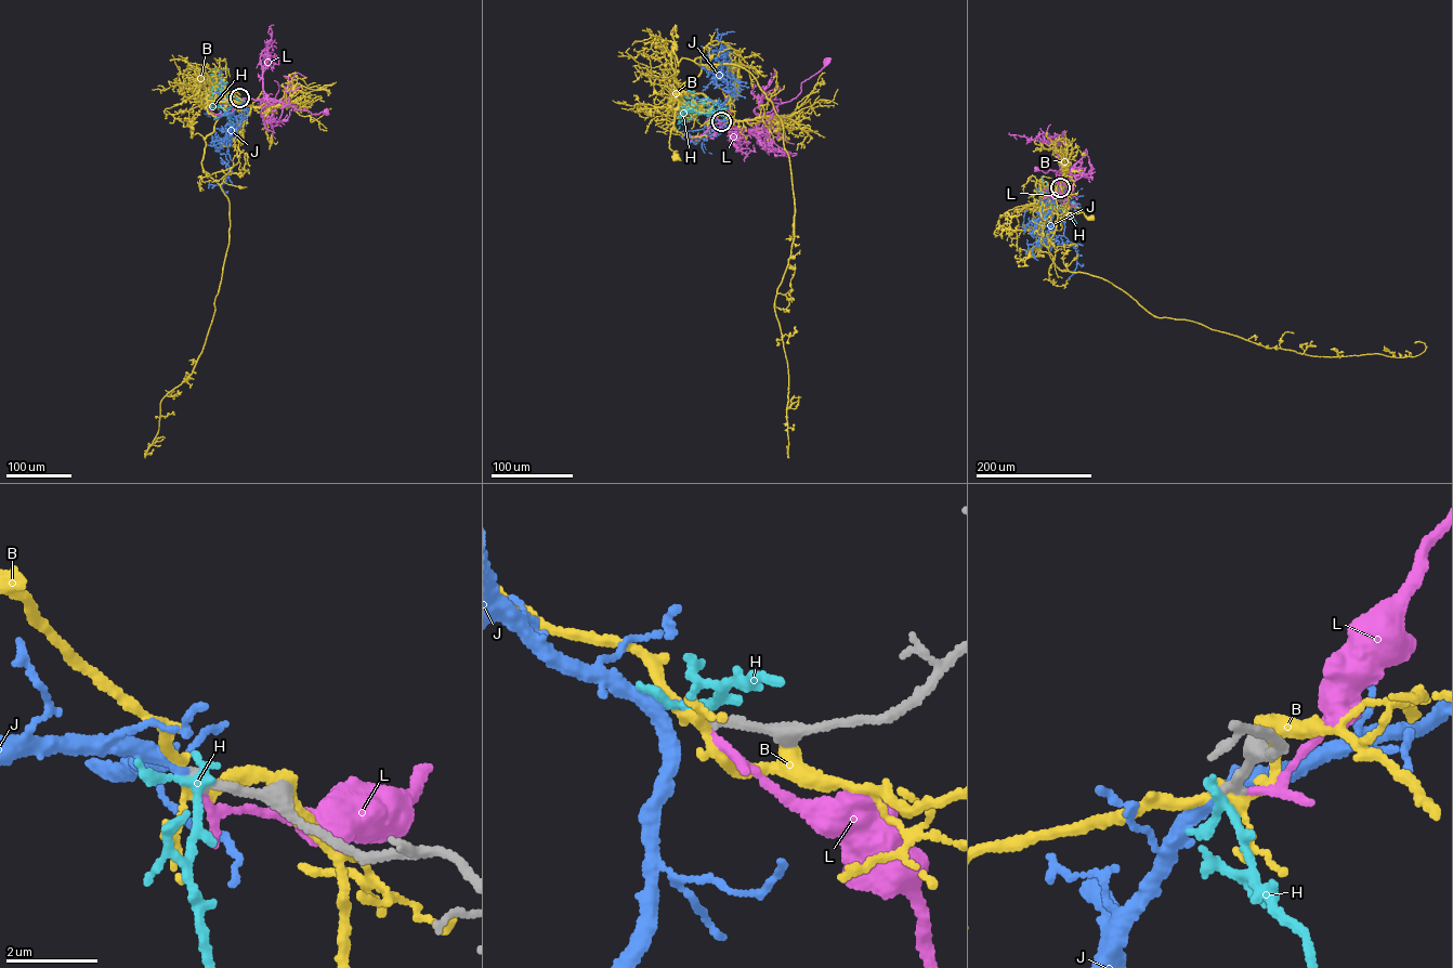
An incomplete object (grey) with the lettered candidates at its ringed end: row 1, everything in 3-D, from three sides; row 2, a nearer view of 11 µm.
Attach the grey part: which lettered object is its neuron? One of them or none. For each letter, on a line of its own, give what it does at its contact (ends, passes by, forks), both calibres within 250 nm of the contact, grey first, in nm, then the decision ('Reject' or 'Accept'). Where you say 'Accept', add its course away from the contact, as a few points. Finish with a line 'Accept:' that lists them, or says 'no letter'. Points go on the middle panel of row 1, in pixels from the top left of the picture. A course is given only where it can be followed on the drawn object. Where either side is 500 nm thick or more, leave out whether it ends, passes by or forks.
B: It forks there. Thickness 240 nm (grey) against 200 nm. Reject
H: It passes by. Thickness 240 nm (grey) against 180 nm. Reject
J: It passes by. Thickness 200 nm (grey) against 180 nm. Accept. Its course: (721, 121), (719, 107), (733, 92), (737, 99), (728, 87), (741, 84), (721, 74), (721, 63)
L: It passes by. Thickness 240 nm (grey) against 120 nm. Reject
Accept: J

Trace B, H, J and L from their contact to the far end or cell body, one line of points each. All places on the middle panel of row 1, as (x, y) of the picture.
B: (721, 121), (717, 116), (725, 112), (717, 103), (701, 93), (680, 93), (669, 143), (676, 157)
H: (721, 121), (725, 114), (705, 100), (677, 116), (689, 120), (679, 114)
J: (721, 121), (719, 107), (733, 92), (737, 99), (728, 87), (741, 84), (721, 74), (721, 63)
L: (721, 121), (727, 127), (753, 132), (767, 113), (795, 97), (801, 91), (801, 83), (821, 69), (826, 62)

